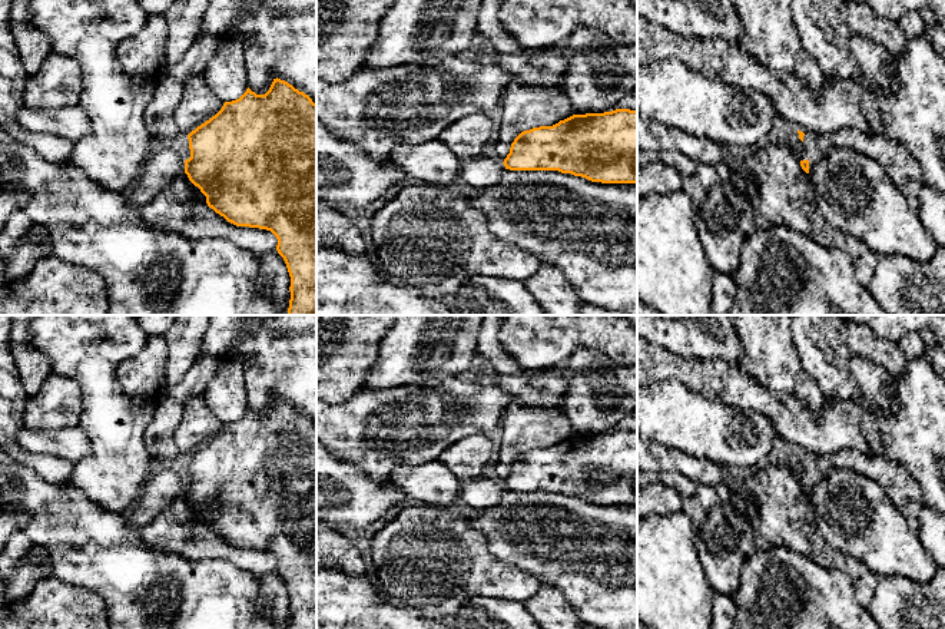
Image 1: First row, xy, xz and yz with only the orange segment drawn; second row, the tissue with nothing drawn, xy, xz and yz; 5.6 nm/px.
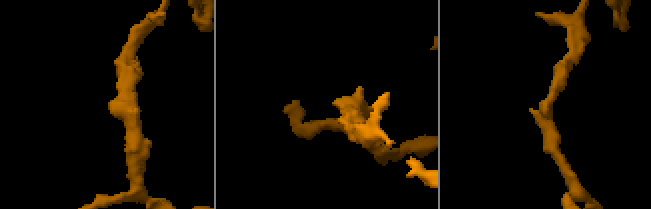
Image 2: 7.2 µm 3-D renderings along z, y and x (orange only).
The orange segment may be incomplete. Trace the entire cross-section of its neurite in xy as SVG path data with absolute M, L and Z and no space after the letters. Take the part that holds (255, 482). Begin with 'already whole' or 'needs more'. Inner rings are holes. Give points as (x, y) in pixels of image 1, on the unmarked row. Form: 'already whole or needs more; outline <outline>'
already whole; outline M276 398L265 416L256 416L248 408L239 420L225 423L222 430L192 451L188 460L190 479L185 481L185 494L206 517L208 527L236 547L271 552L278 560L276 572L284 579L291 597L289 629L316 629L316 424L304 413Z

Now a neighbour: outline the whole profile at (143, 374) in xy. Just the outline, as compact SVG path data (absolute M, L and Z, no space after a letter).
M150 335L145 347L116 370L117 380L136 400L155 398L168 385L168 344L162 335Z

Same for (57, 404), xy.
M52 373L42 388L24 400L23 426L29 430L59 430L79 426L82 394L79 385Z

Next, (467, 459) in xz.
M472 434L450 446L437 460L467 483L481 479L483 471L490 467L493 453L493 444L485 434Z

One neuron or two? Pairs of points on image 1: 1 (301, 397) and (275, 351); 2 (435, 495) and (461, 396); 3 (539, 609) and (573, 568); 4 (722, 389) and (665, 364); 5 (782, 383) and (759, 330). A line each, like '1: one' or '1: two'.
1: one
2: two
3: two
4: one
5: one

